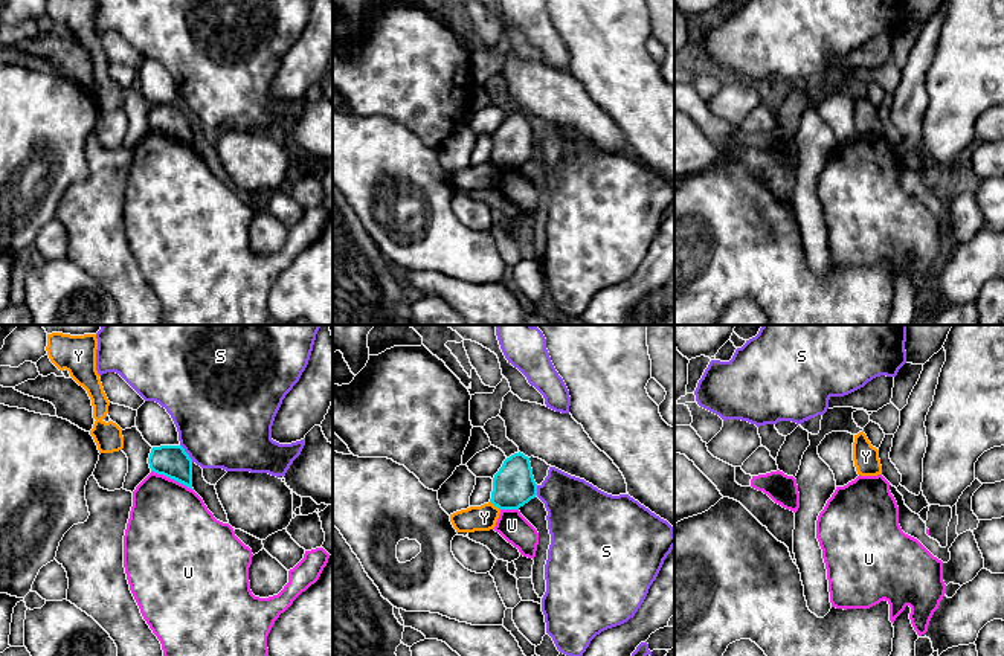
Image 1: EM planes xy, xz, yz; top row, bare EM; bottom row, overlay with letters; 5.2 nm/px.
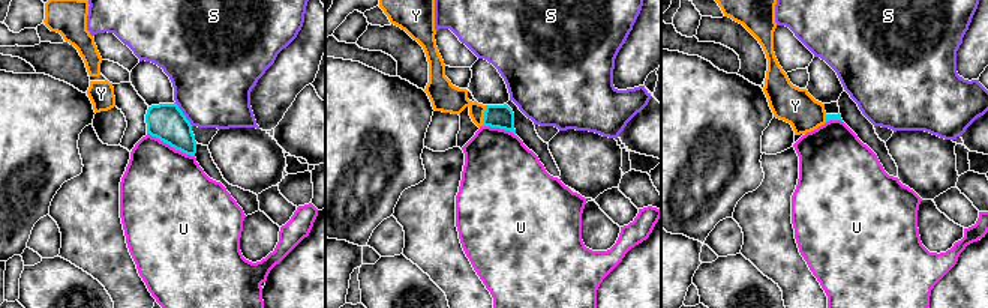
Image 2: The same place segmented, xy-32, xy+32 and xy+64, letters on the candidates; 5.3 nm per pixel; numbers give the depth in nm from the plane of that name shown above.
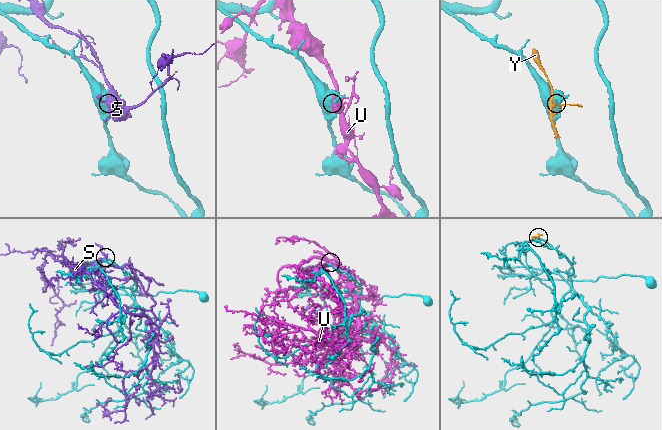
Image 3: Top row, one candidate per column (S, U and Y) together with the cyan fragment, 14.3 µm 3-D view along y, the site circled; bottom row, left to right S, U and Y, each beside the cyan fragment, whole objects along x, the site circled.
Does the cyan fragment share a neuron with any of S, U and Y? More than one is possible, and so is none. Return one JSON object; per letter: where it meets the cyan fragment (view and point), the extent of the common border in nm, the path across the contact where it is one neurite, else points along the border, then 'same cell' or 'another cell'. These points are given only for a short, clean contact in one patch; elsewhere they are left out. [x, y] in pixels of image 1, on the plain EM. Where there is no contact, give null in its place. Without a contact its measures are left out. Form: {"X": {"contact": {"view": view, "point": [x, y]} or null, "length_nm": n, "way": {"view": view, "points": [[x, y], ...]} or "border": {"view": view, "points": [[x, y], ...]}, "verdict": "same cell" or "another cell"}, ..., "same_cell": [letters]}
{"S": {"contact": {"view": "xy", "point": [186, 112]}, "length_nm": 120, "verdict": "another cell"}, "U": {"contact": {"view": "xy", "point": [173, 136]}, "length_nm": 240, "verdict": "another cell"}, "Y": {"contact": {"view": "xz", "point": [495, 164]}, "length_nm": 80, "border": {"view": "xz", "points": [[490, 159], [499, 168]]}, "verdict": "another cell"}, "same_cell": []}

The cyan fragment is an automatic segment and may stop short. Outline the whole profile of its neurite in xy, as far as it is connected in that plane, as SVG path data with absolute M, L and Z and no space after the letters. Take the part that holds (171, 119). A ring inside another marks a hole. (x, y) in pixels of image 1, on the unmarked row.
M182 104L153 105L148 122L151 130L192 146L192 117Z

